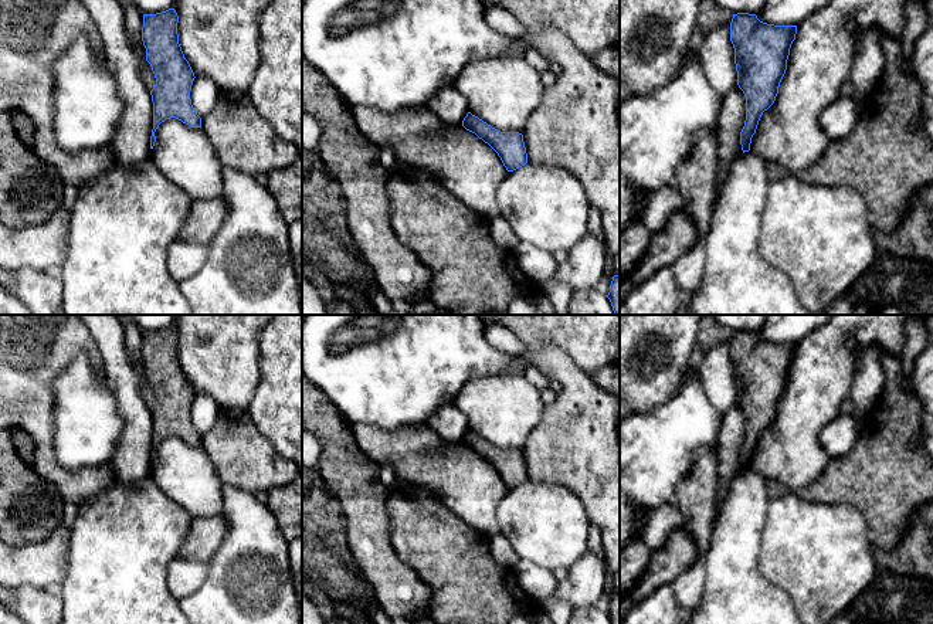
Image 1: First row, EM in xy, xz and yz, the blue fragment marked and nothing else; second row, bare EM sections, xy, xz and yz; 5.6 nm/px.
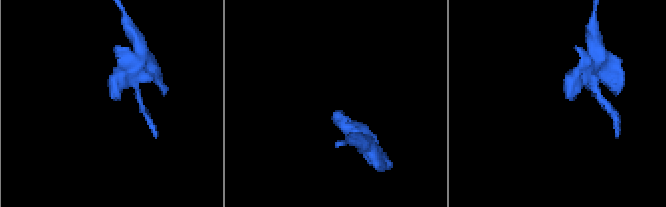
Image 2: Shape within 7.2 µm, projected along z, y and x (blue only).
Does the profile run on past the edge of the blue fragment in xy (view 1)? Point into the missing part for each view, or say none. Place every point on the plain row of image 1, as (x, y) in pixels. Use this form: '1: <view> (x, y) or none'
1: none

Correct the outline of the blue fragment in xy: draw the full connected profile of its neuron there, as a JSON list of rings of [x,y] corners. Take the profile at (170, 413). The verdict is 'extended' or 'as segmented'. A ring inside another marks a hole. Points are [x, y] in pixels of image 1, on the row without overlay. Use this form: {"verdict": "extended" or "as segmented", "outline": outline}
{"verdict": "as segmented", "outline": [[[174,326],[143,332],[142,359],[146,379],[156,396],[156,403],[150,408],[153,420],[150,467],[156,459],[156,447],[166,437],[176,435],[190,445],[201,445],[201,435],[190,417],[196,394],[179,362],[177,340]]]}

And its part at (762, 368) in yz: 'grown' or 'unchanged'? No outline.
unchanged

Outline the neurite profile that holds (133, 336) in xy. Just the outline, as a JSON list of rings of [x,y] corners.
[[[129,315],[123,316],[123,329],[129,362],[142,376],[140,396],[145,404],[152,408],[156,403],[156,396],[150,381],[146,379],[146,366],[142,359],[143,332]]]

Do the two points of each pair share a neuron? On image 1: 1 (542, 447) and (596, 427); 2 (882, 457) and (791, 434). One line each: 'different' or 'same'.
1: same
2: different

